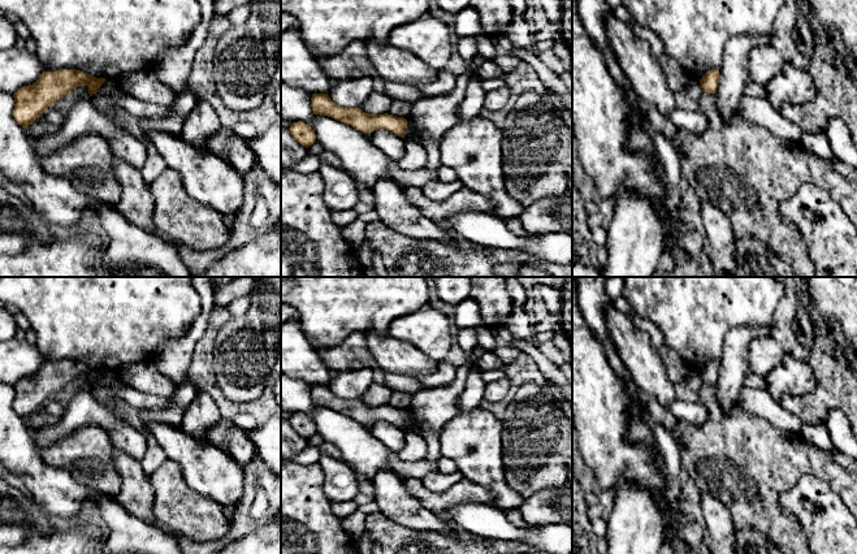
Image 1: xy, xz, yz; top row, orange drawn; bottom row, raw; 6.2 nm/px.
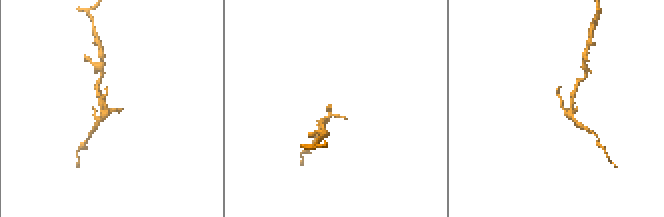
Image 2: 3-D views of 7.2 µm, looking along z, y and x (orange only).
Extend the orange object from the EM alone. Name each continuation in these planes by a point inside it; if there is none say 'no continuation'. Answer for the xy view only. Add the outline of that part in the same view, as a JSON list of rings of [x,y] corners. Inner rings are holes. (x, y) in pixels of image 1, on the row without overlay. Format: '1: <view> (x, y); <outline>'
no continuation

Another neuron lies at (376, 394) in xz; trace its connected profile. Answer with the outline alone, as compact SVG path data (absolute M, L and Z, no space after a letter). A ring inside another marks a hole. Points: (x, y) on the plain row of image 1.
M372 384L360 401L368 406L385 406L389 403L391 393L385 385Z

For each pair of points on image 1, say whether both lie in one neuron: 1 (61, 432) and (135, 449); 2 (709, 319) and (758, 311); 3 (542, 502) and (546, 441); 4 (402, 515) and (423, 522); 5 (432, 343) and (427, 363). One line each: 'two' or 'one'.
1: one
2: one
3: one
4: one
5: two

